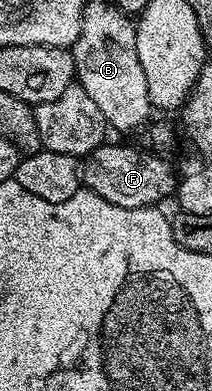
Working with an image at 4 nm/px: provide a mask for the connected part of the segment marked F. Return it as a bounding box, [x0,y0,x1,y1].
[80,142,175,208]

